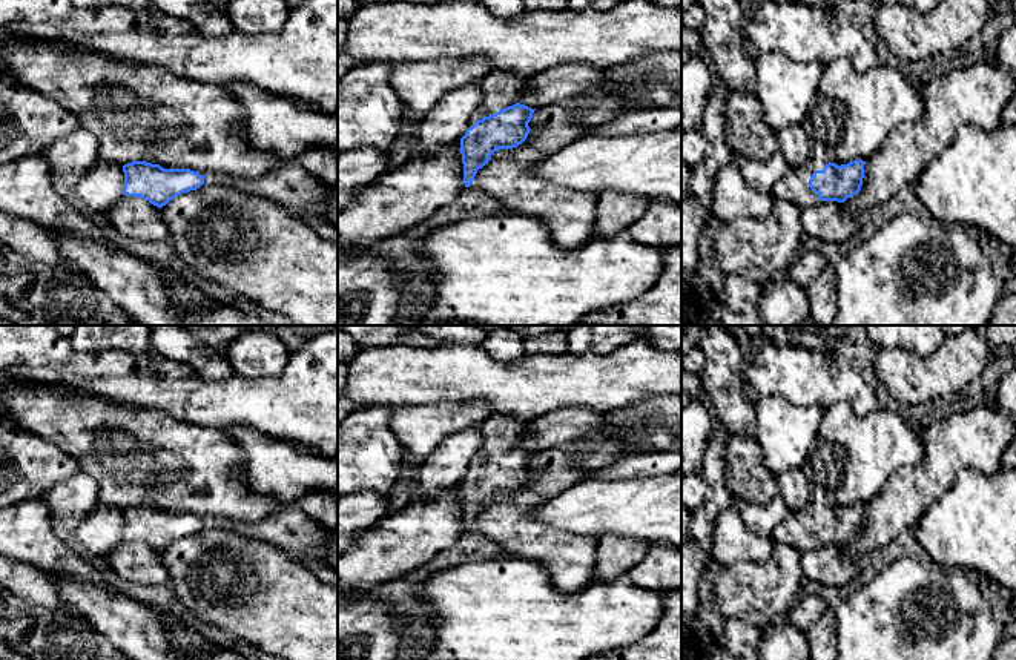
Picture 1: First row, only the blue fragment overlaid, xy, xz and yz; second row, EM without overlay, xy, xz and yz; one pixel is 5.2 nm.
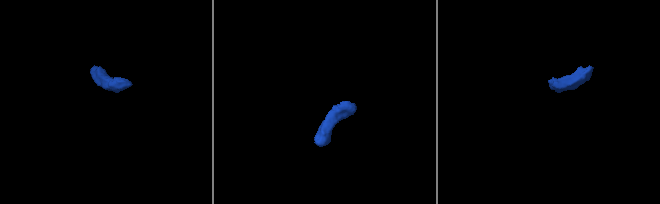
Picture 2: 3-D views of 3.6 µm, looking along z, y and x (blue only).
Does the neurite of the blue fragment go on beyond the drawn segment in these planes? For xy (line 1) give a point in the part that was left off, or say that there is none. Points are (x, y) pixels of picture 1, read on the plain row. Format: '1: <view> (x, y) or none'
1: none

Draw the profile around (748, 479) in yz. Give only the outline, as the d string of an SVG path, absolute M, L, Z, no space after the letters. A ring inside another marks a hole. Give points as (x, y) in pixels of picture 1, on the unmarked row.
M732 436L723 454L732 499L766 505L778 493L778 476L761 464L761 448L755 437Z

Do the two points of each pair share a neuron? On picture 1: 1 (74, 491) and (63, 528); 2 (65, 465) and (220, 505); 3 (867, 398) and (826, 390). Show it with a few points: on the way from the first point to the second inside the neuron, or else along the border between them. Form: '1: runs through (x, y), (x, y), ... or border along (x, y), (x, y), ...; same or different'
1: runs through (71, 501), (65, 519); same
2: border along (56, 444), (82, 470); different
3: runs through (857, 392), (837, 390); same

